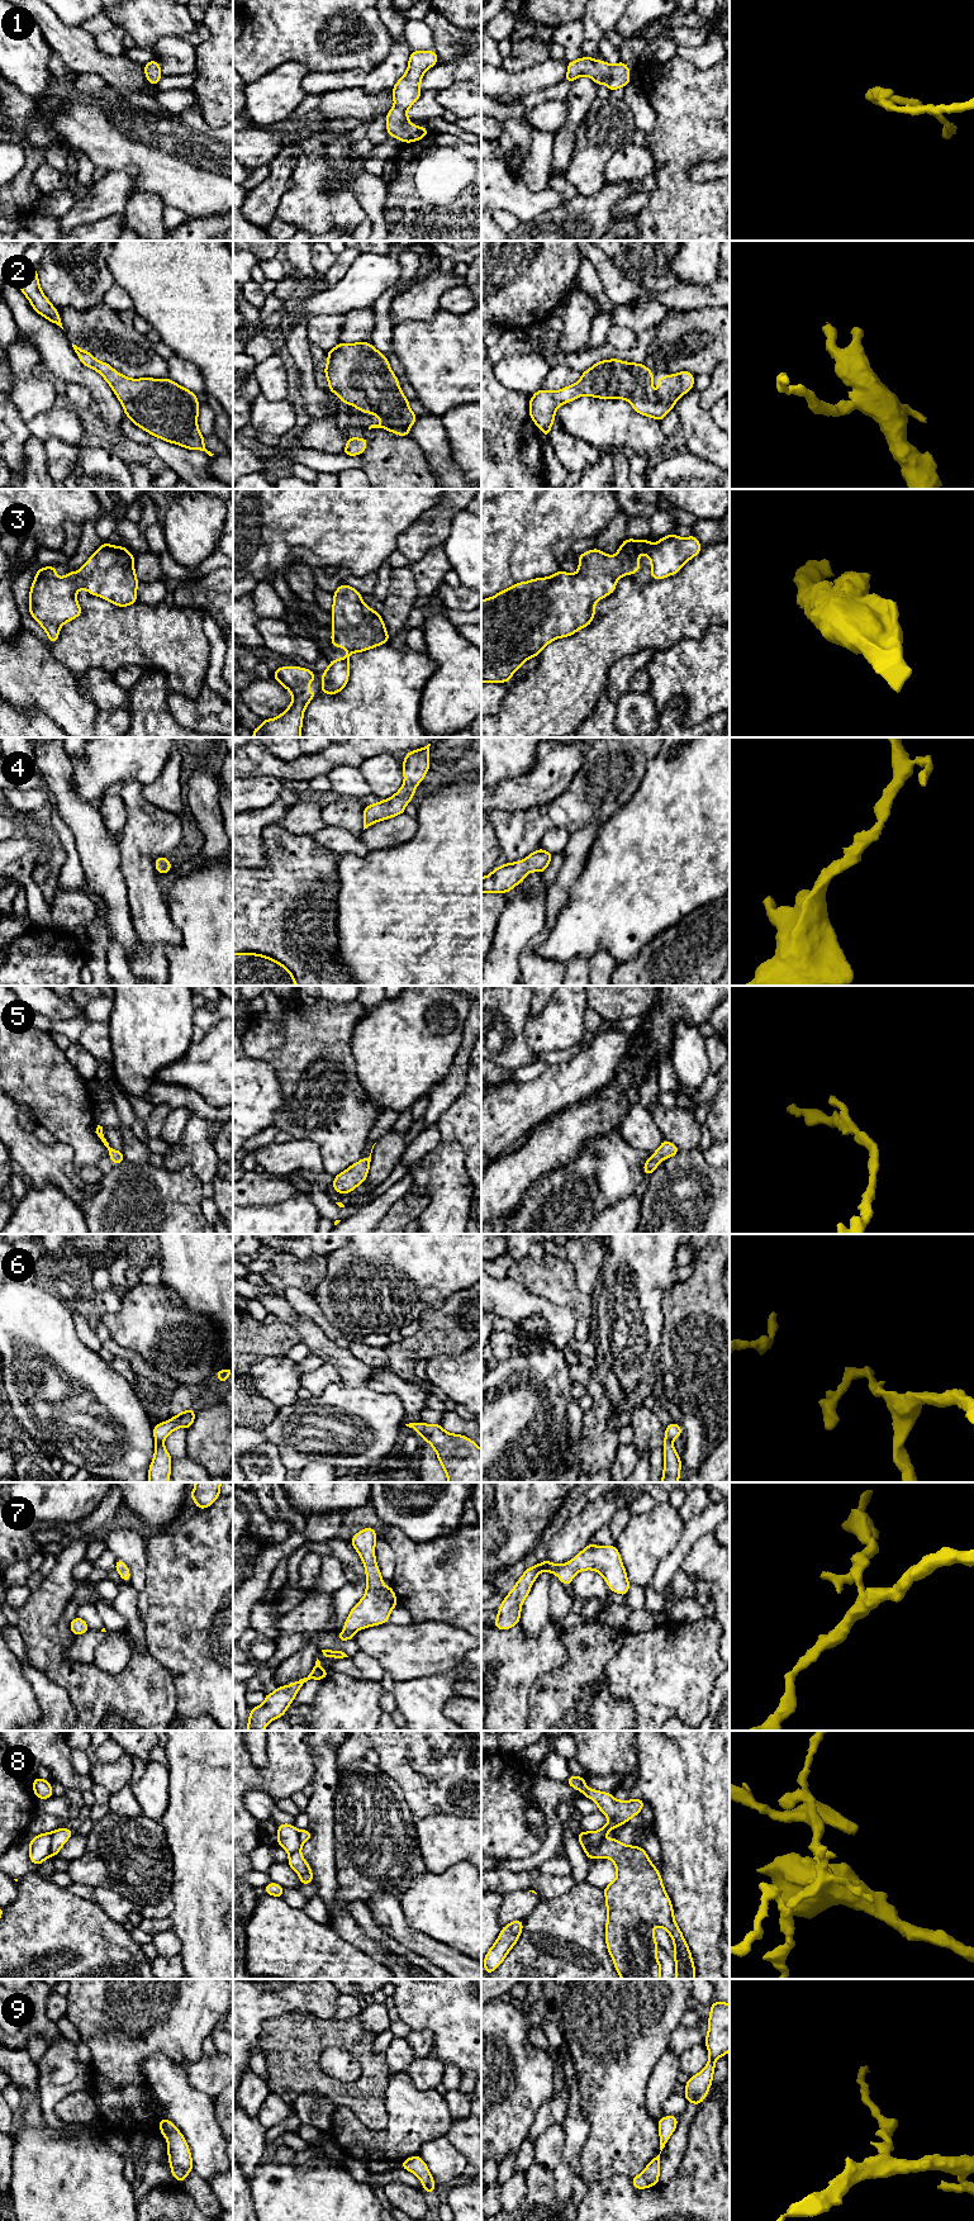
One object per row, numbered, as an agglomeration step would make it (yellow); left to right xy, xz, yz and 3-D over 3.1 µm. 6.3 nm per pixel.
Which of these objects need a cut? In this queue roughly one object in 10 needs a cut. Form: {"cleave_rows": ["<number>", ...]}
{"cleave_rows": ["8"]}

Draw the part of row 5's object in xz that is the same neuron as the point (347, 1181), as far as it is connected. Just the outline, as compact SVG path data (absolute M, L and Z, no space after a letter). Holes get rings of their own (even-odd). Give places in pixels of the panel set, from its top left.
M372 1145L372 1149L374 1149L374 1145ZM371 1149L371 1153L372 1153L372 1149ZM371 1153L369 1158L366 1159L361 1158L357 1163L348 1167L345 1172L334 1176L332 1187L339 1195L345 1195L347 1192L353 1191L358 1185L361 1185L366 1180L369 1168L370 1168L370 1162L371 1162Z

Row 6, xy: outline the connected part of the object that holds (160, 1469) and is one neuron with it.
M187 1409L182 1413L177 1413L175 1418L170 1418L166 1423L158 1423L153 1425L153 1437L156 1441L155 1456L148 1470L148 1482L168 1482L171 1472L171 1456L163 1446L166 1437L185 1427L190 1429L194 1423L196 1411Z

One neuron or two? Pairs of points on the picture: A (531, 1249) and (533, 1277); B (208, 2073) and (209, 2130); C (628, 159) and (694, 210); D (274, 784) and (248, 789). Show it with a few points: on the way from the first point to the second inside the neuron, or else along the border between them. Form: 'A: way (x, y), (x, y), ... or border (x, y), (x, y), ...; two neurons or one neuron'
A: border (514, 1260), (531, 1257), (543, 1263); two neurons
B: border (186, 2074), (196, 2089), (213, 2098); two neurons
C: border (645, 146), (652, 156), (655, 169); two neurons
D: way (267, 789), (255, 789); one neuron

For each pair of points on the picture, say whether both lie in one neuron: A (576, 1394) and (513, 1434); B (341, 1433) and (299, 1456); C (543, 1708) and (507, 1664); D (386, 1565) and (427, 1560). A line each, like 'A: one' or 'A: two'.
A: two
B: one
C: two
D: two

